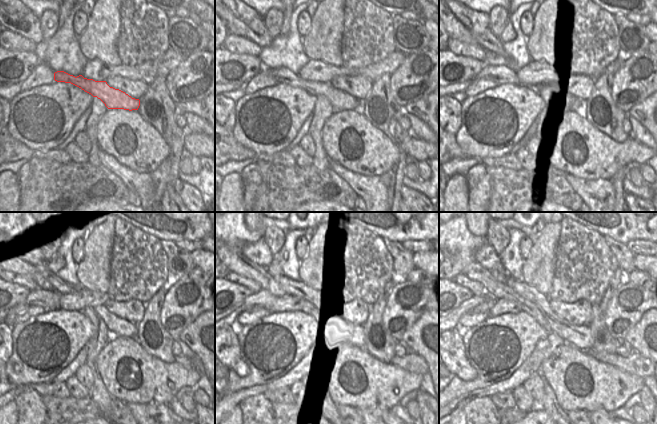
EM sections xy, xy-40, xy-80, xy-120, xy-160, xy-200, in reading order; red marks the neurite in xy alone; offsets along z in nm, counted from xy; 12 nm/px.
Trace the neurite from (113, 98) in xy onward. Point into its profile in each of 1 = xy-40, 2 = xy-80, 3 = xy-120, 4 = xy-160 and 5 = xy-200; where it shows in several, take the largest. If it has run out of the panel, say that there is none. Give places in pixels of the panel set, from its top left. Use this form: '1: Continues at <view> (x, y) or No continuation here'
1: Continues at xy-40 (340, 100)
2: Continues at xy-80 (501, 75)
3: Continues at xy-120 (49, 300)
4: Continues at xy-160 (263, 298)
5: Continues at xy-200 (469, 304)

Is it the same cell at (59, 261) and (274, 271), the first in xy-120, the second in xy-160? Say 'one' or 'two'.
one

